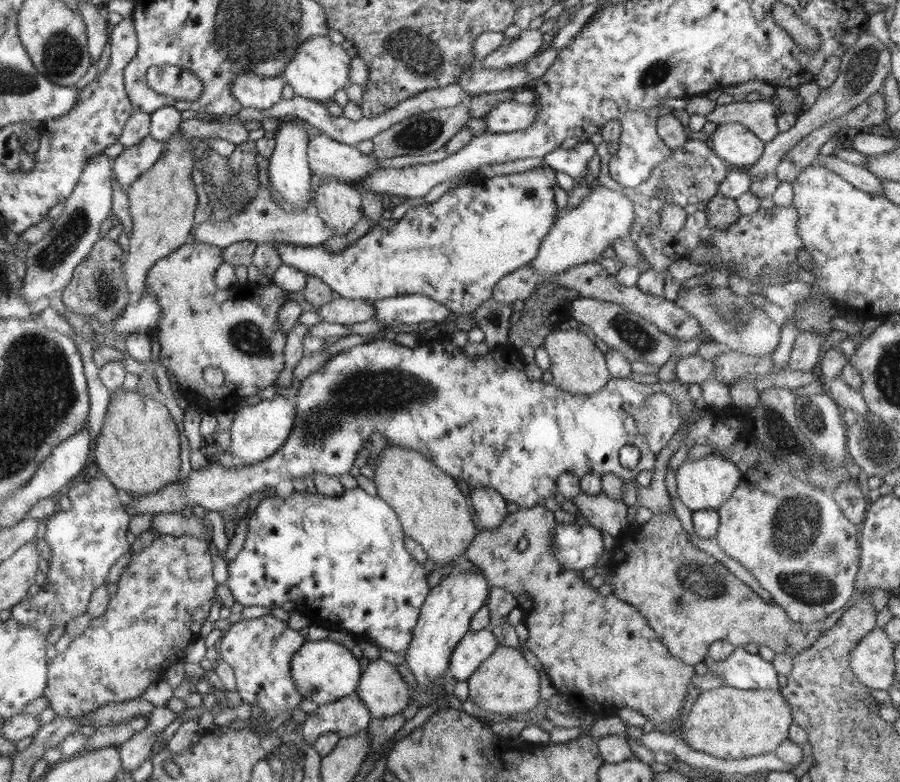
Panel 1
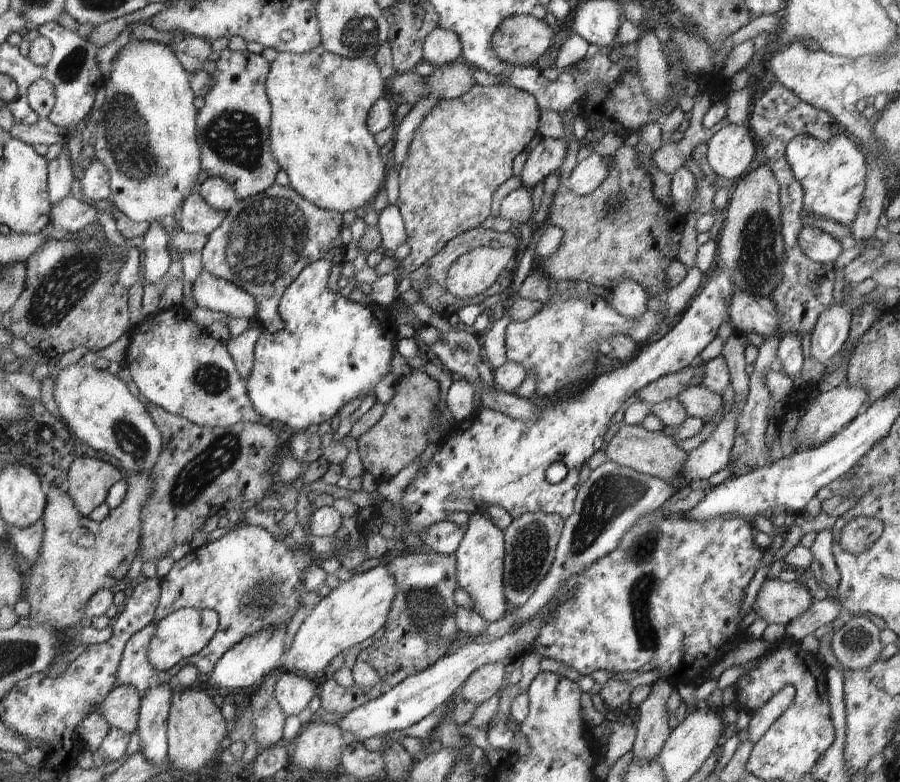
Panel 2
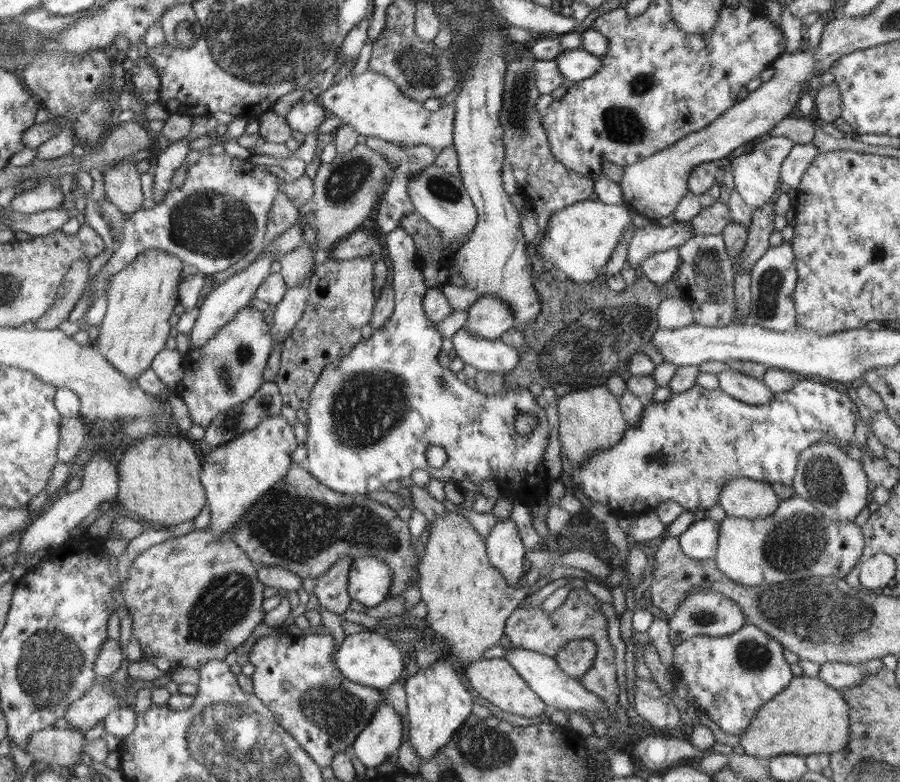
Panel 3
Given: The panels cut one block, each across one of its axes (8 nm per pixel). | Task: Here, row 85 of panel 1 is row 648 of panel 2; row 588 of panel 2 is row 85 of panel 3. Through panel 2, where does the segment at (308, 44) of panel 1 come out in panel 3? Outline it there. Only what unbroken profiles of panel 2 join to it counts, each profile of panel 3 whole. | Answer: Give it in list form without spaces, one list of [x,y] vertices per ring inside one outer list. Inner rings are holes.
[[[368,68],[361,74],[350,72],[326,91],[317,93],[316,100],[331,116],[338,116],[342,124],[351,126],[358,134],[384,139],[400,148],[426,145],[436,152],[453,146],[455,104],[450,103],[436,111],[429,111],[422,103],[404,96],[385,74]]]

